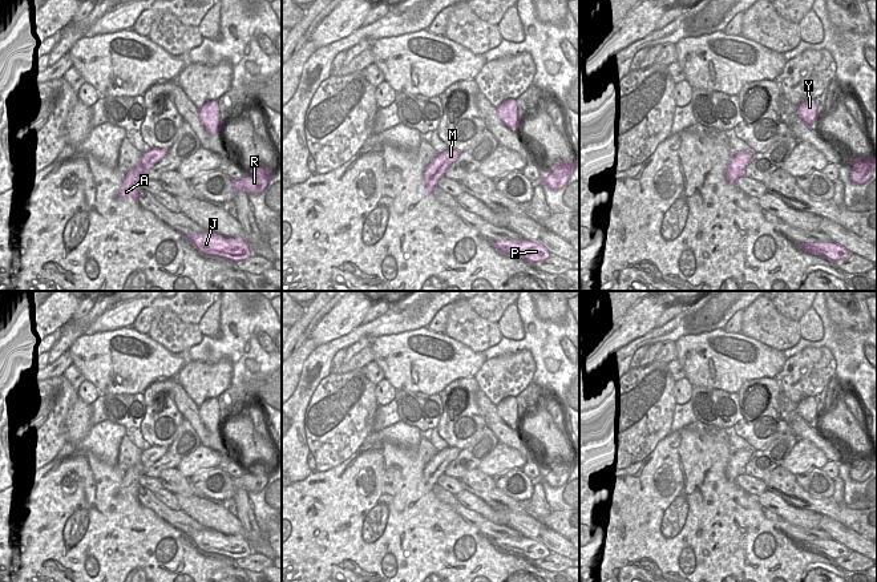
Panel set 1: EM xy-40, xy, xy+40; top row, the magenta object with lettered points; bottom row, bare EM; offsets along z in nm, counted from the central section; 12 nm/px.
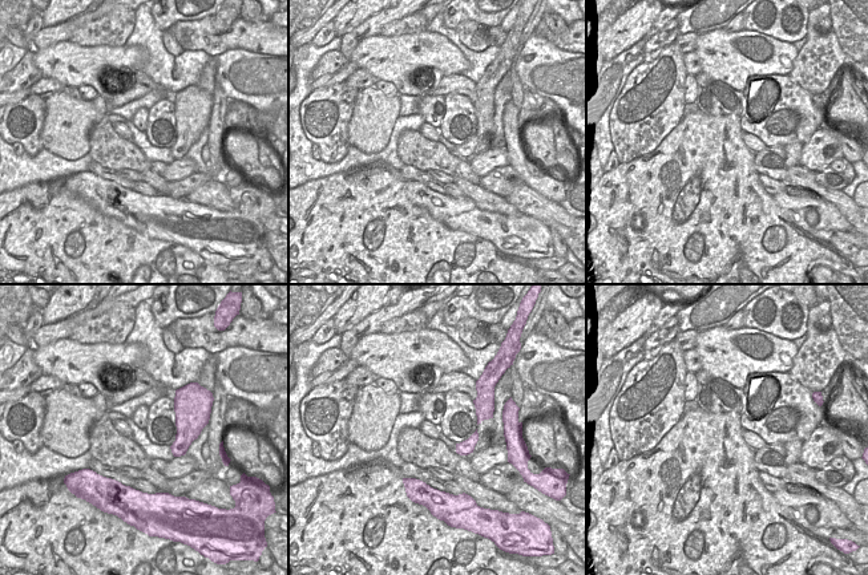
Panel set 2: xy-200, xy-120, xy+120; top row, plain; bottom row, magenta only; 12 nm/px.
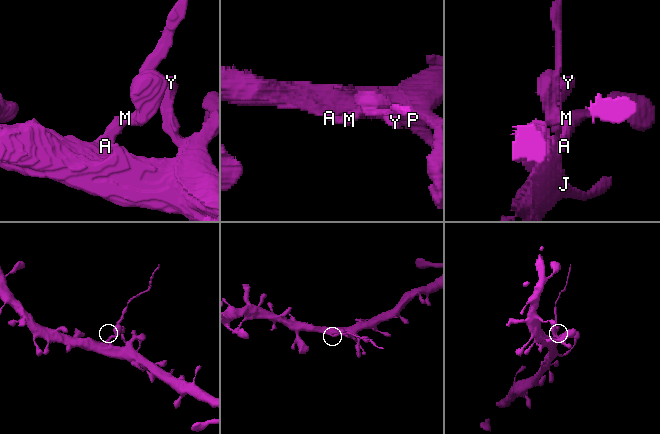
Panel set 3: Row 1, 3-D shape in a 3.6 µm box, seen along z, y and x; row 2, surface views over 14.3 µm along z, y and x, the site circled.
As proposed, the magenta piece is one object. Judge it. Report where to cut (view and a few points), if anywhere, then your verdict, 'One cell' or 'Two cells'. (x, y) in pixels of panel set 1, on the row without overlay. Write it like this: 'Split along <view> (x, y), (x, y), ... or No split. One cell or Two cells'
Split along xy+40 (732, 455), (738, 455), (746, 464). Two cells

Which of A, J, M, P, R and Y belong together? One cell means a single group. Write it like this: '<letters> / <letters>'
A J P R Y / M

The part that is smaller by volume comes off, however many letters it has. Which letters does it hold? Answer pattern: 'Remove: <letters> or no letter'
Remove: M

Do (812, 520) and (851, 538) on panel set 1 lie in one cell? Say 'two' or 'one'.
two

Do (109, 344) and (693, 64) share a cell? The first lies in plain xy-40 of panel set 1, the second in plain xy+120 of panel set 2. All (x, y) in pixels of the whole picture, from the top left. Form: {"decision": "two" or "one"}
{"decision": "two"}

